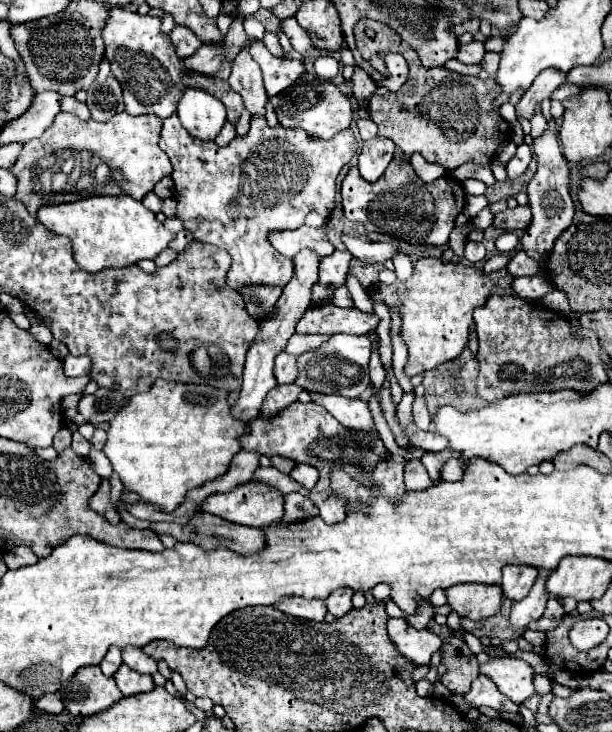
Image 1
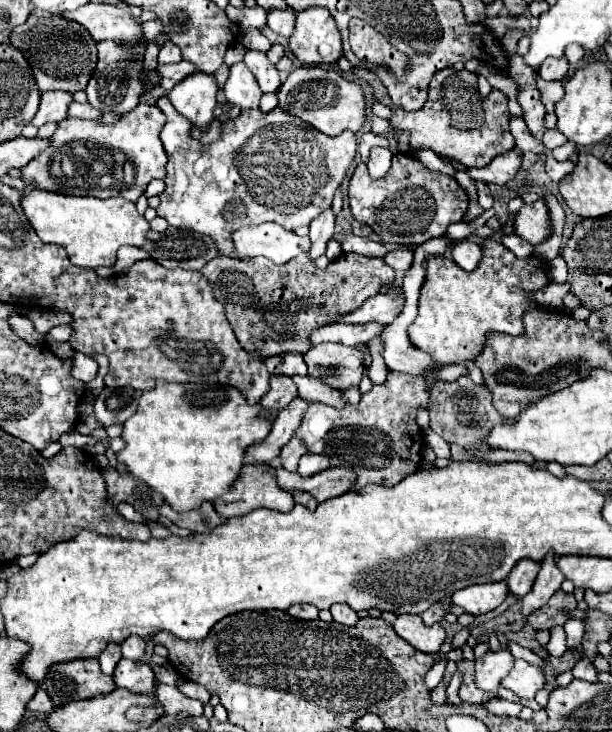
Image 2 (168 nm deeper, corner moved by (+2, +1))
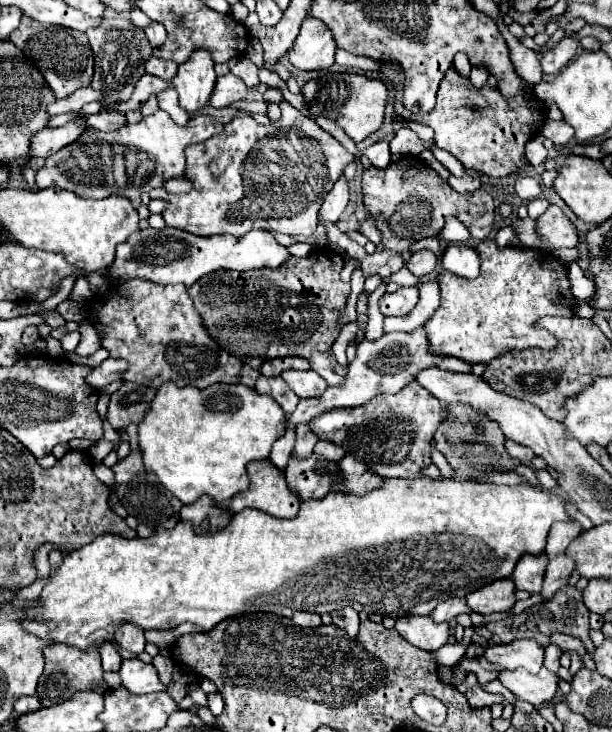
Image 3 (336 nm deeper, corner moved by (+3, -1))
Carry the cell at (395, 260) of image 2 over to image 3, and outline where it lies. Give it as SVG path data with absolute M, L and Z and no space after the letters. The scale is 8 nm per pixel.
M419 251L411 255L411 259L407 261L407 267L411 269L413 275L423 277L435 271L435 263L437 263L437 257L431 251Z

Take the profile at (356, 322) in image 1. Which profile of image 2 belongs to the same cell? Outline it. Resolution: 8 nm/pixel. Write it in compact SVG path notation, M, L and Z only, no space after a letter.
M378 293L376 297L368 299L360 309L350 311L346 315L340 315L338 323L370 323L370 321L376 321L376 323L388 325L400 313L402 303L404 303L404 297L390 297L390 295Z

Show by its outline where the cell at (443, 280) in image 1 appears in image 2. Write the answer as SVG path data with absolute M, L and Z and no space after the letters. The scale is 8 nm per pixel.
M496 241L484 243L482 261L474 271L462 271L452 259L442 255L430 257L426 261L426 279L418 299L418 317L408 327L408 337L418 349L426 351L438 367L464 363L482 351L488 331L522 335L522 313L534 307L534 301L530 301L526 293L546 283L546 263L540 257L530 255L518 259Z

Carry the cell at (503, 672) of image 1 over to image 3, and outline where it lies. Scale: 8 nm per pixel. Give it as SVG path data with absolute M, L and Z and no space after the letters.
M543 667L537 675L531 675L525 669L501 671L499 681L509 691L513 691L517 697L521 697L523 701L527 701L535 707L553 701L553 697L557 695L557 689L559 689L559 677L553 671L549 671L547 667Z

